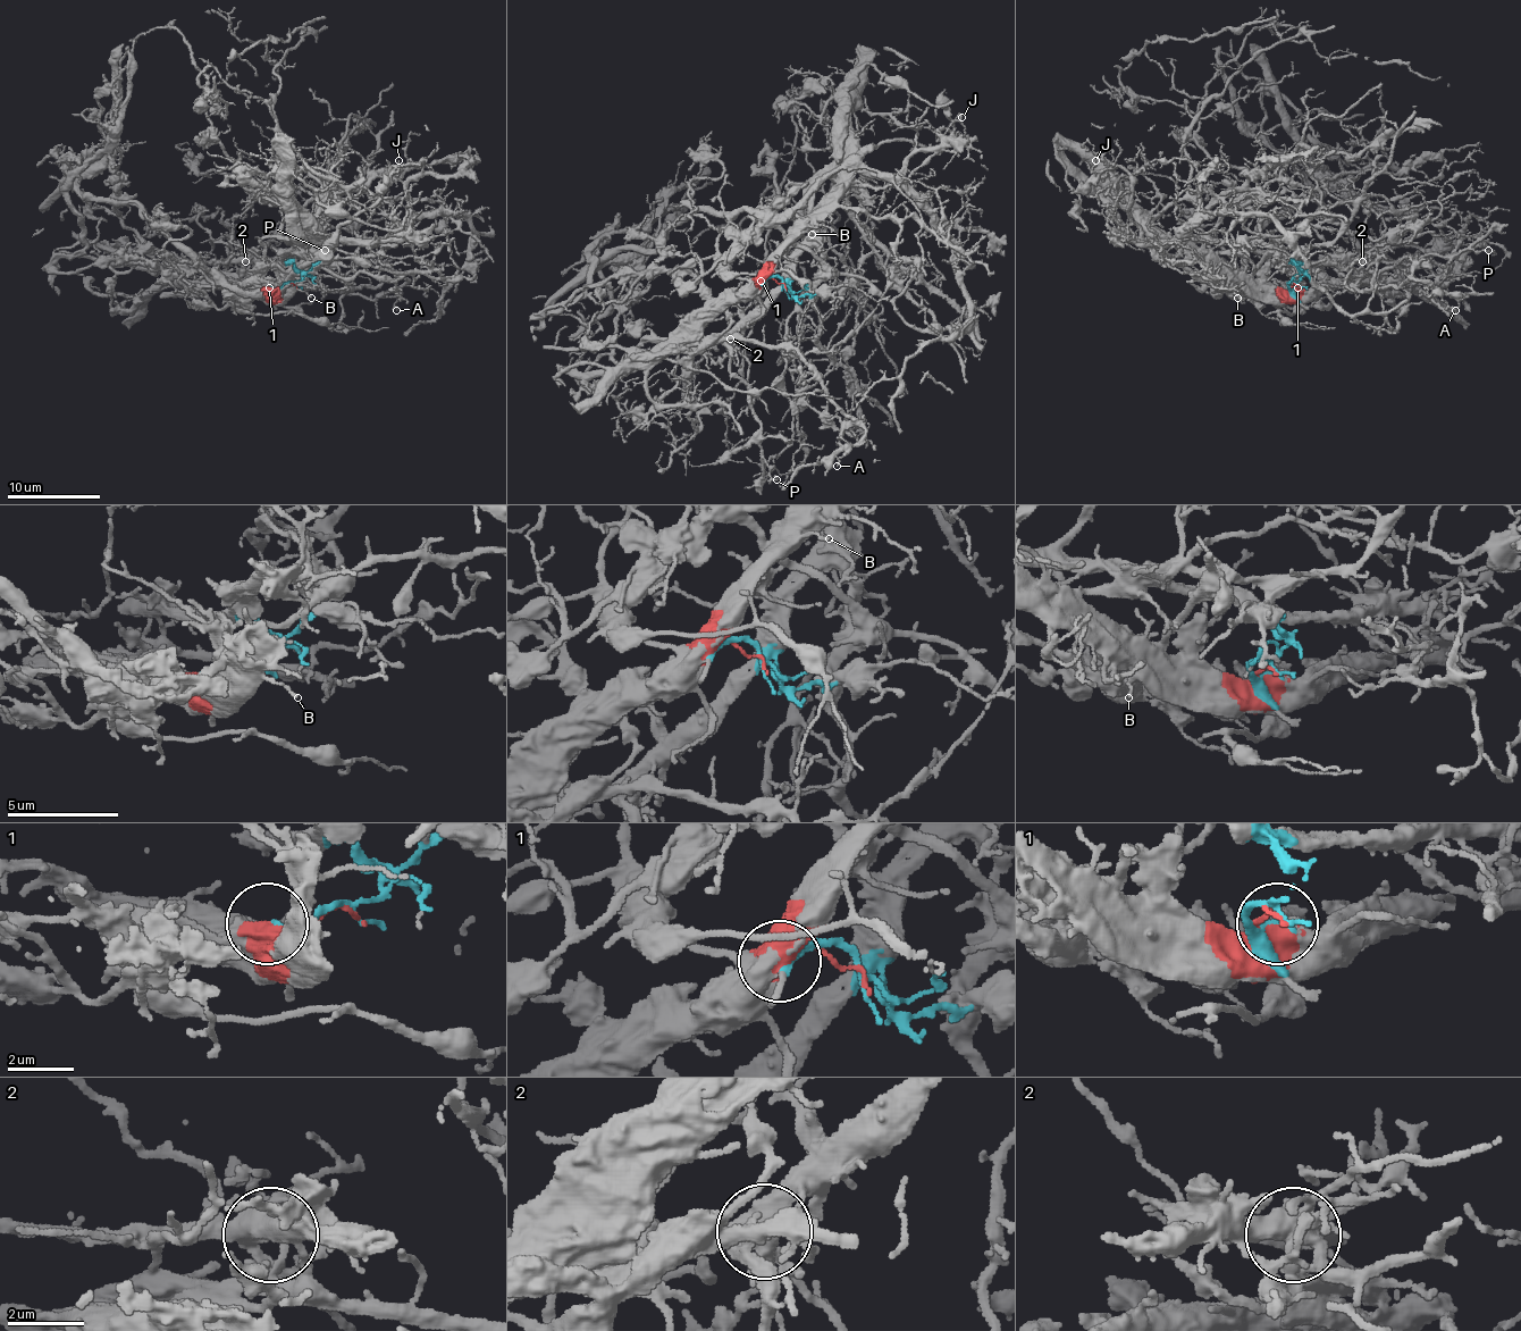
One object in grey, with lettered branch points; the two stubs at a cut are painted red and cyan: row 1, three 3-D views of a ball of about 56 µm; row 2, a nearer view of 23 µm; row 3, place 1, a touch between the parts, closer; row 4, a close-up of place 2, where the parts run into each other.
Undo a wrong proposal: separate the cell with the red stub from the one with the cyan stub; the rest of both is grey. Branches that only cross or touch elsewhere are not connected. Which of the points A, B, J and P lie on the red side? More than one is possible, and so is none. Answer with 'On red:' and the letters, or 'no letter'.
On red: A, B, J

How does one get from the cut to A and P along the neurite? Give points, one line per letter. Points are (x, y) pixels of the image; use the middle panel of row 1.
A: (784, 286), (765, 276), (729, 302), (722, 335), (791, 346), (814, 371), (864, 435), (837, 466)
P: (784, 286), (793, 293), (780, 286), (725, 342), (729, 369), (748, 386), (763, 460), (776, 479)

